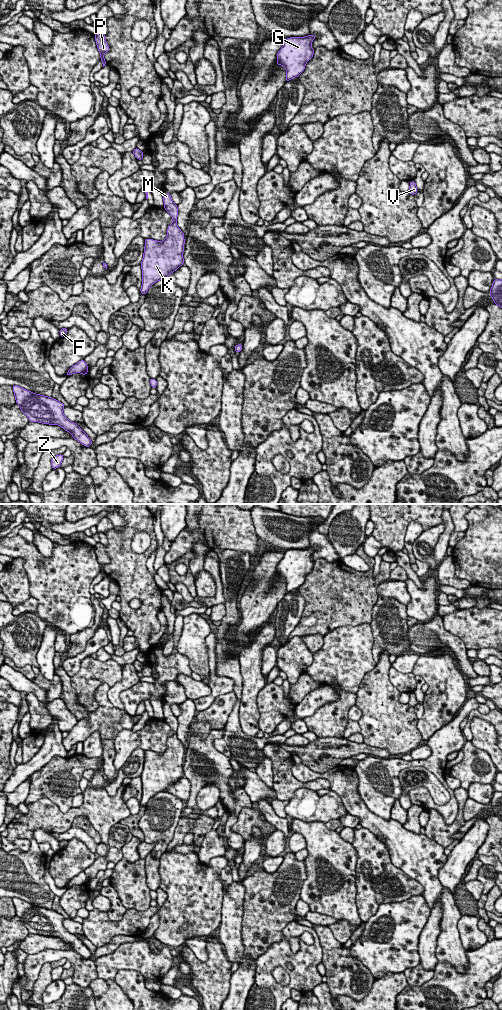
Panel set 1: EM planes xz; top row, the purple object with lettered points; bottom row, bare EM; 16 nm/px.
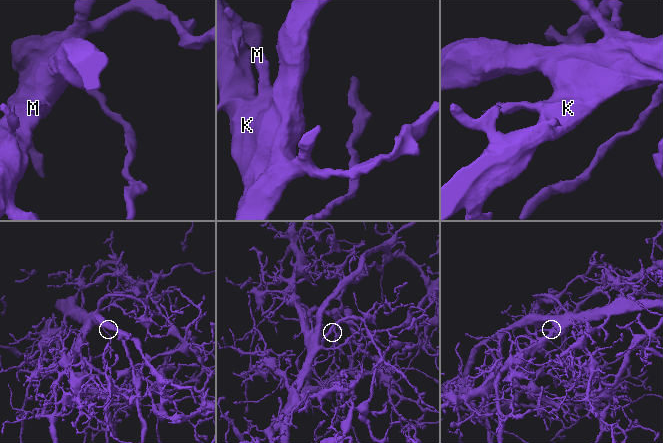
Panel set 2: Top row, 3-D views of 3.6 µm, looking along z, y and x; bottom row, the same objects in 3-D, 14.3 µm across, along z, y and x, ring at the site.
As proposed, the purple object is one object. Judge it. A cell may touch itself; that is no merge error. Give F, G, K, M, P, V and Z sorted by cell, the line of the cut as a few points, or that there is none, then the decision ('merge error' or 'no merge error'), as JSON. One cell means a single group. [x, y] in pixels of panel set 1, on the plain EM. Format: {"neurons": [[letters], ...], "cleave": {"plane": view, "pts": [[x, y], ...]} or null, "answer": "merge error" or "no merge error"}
{"neurons": [["F", "G", "K", "M", "P", "V", "Z"]], "cleave": null, "answer": "no merge error"}

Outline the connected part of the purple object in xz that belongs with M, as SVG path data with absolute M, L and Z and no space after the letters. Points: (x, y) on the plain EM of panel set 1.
M163 706L164 720L171 727L173 735L168 737L167 749L163 753L145 751L140 804L146 807L149 799L184 776L184 745L177 738L178 718L172 713L171 706Z

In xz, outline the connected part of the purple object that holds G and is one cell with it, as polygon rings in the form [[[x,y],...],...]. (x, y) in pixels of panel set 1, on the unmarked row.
[[[314,547],[306,549],[286,550],[284,557],[277,565],[277,577],[286,581],[286,594],[298,589],[305,581],[306,575],[312,571],[315,561],[311,559]]]

